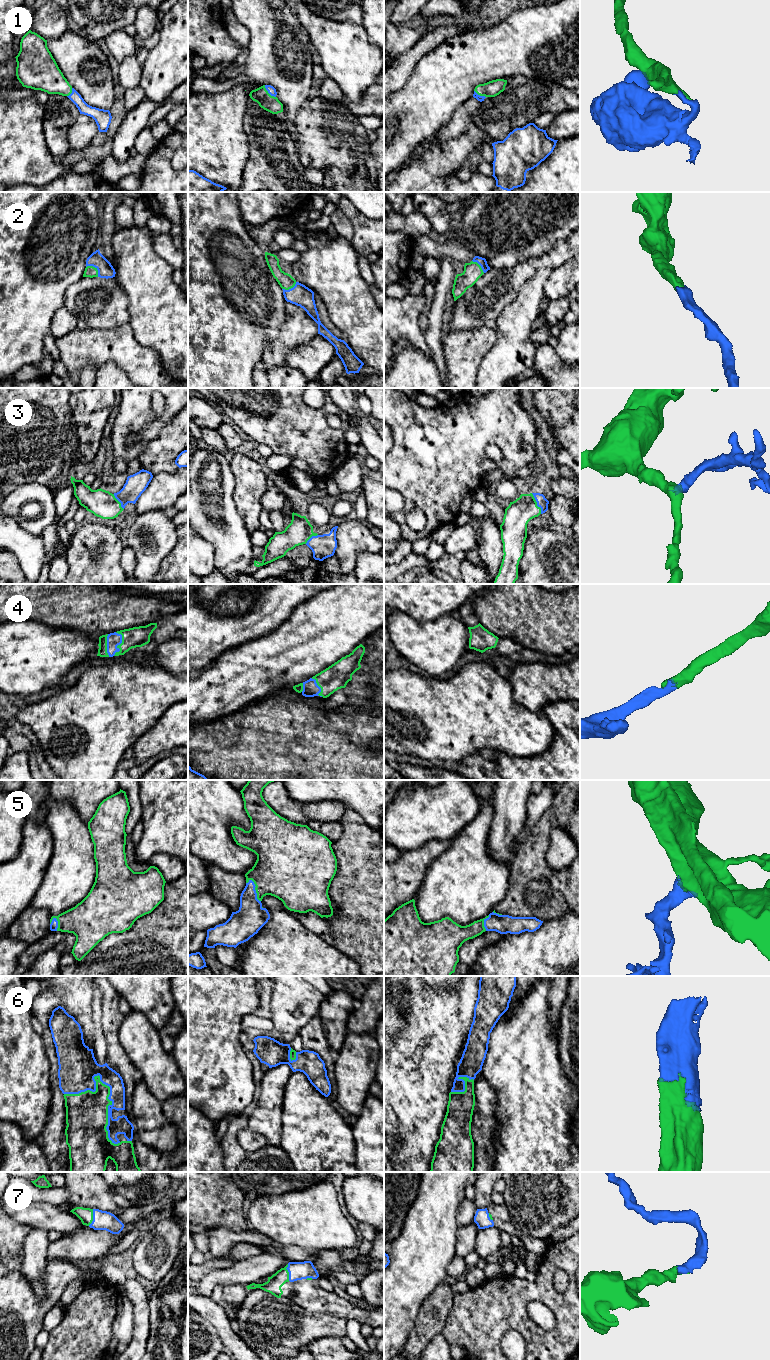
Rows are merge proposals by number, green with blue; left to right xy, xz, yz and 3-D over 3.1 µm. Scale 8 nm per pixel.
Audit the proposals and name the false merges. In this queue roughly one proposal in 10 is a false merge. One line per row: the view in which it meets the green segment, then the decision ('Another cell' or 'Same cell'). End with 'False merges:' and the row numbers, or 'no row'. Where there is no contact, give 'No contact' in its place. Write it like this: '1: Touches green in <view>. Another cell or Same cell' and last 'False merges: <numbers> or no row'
1: Touches green in xz. Same cell
2: Touches green in xy. Same cell
3: Touches green in yz. Same cell
4: Touches green in xy. Same cell
5: Touches green in xz. Same cell
6: Touches green in xy. Same cell
7: Touches green in xy. Same cell
False merges: no row

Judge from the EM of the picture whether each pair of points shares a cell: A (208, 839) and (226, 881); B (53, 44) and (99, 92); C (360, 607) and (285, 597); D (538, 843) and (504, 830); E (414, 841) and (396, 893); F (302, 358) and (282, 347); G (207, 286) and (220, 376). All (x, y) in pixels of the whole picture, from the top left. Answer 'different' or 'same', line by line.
A: different
B: same
C: different
D: different
E: different
F: different
G: same

